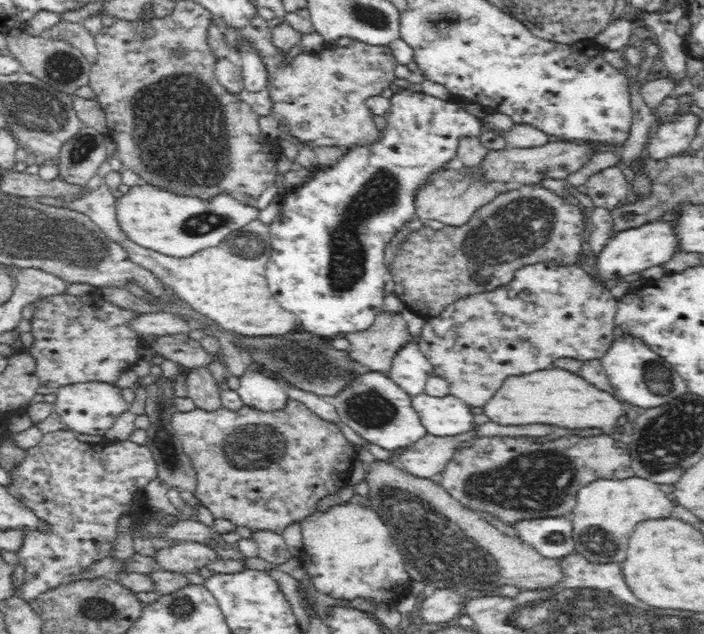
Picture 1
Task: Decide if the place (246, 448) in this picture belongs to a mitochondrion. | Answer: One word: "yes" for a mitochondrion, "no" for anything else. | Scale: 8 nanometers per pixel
yes

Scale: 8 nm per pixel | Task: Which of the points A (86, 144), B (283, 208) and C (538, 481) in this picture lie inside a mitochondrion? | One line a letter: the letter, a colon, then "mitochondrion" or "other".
A: mitochondrion
B: other
C: mitochondrion

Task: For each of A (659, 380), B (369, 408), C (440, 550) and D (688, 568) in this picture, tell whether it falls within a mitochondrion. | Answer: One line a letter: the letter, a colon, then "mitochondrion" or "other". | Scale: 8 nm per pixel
A: mitochondrion
B: mitochondrion
C: mitochondrion
D: other

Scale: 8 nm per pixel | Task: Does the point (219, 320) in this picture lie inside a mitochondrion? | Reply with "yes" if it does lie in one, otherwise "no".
no

